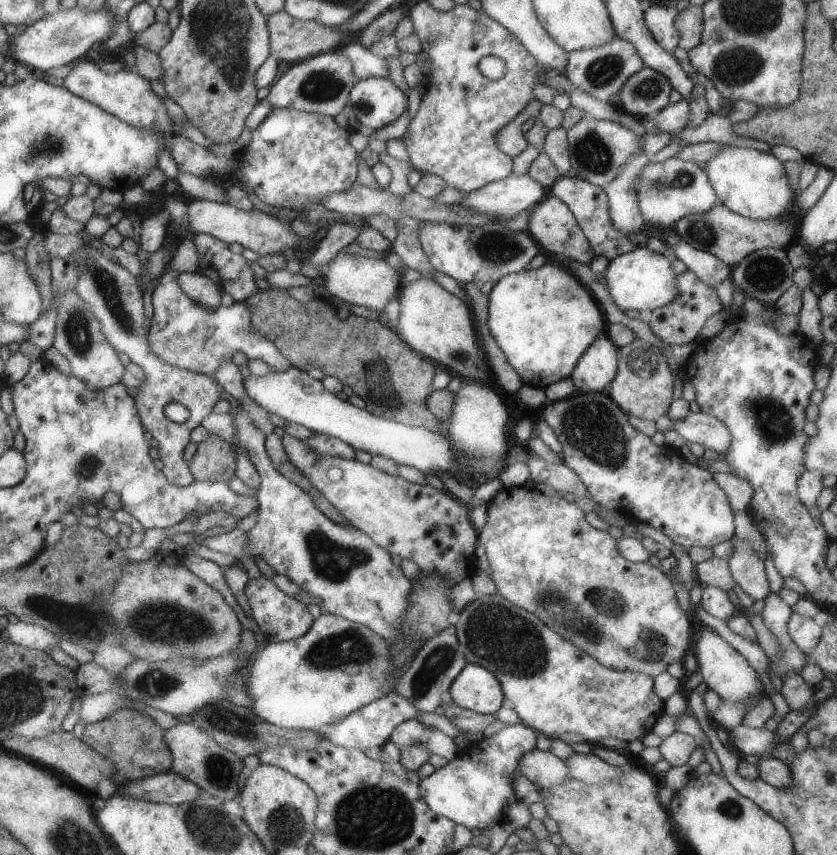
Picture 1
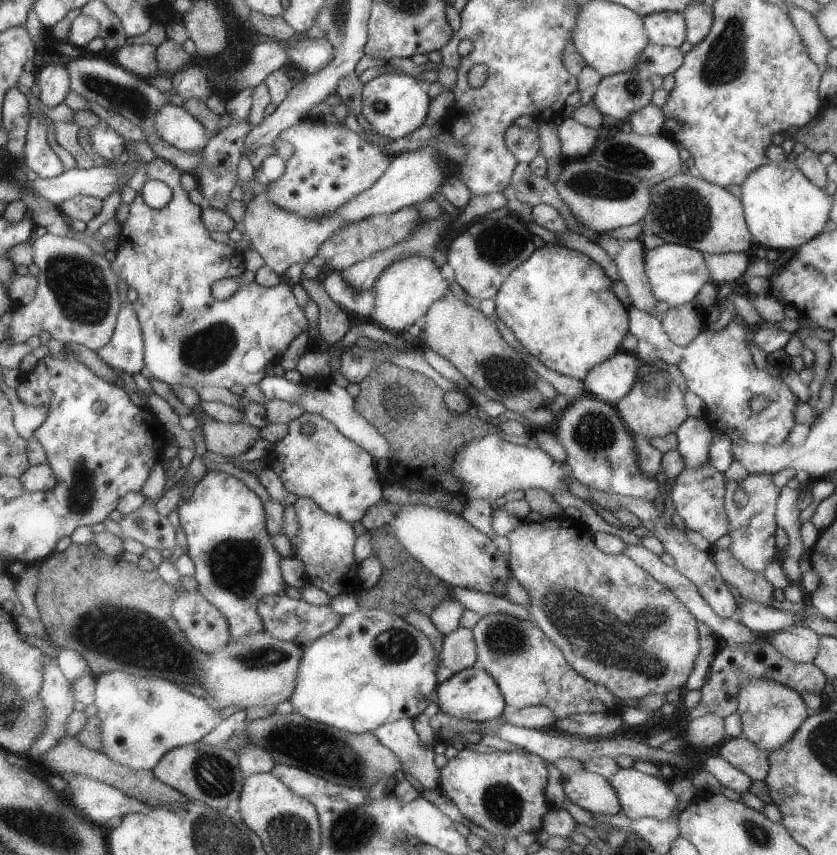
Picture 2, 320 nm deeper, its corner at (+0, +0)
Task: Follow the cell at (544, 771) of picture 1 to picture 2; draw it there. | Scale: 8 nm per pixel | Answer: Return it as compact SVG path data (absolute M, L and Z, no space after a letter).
M585 770L559 776L561 776L561 790L571 803L593 814L603 816L621 814L615 790L603 776Z

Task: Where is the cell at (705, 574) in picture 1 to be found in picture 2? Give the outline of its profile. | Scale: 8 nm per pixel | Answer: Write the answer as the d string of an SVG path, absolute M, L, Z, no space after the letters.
M729 548L711 552L711 560L723 582L737 590L743 600L761 605L771 604L771 600L774 600L771 597L774 588L763 578L762 572L749 572L743 568L743 564L737 564Z

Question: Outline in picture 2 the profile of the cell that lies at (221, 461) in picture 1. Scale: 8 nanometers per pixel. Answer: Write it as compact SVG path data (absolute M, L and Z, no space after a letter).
M203 414L197 422L202 428L206 450L225 458L246 455L255 441L261 439L260 430L244 421L224 424Z

